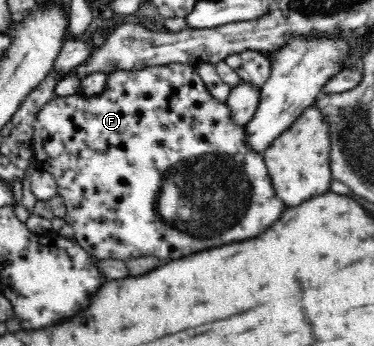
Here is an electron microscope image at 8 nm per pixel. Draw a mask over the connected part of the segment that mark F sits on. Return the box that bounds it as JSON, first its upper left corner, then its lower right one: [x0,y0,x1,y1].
[31,63,287,261]

